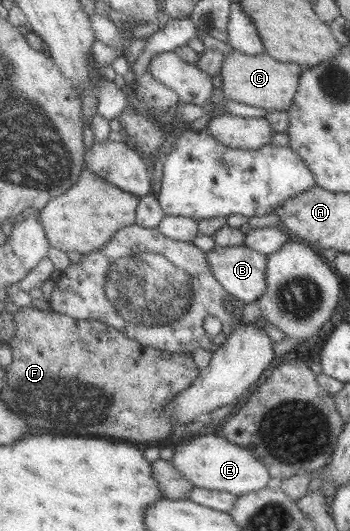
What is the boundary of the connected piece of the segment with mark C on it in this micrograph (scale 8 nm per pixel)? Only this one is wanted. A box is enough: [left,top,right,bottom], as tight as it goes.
[220,49,305,112]

